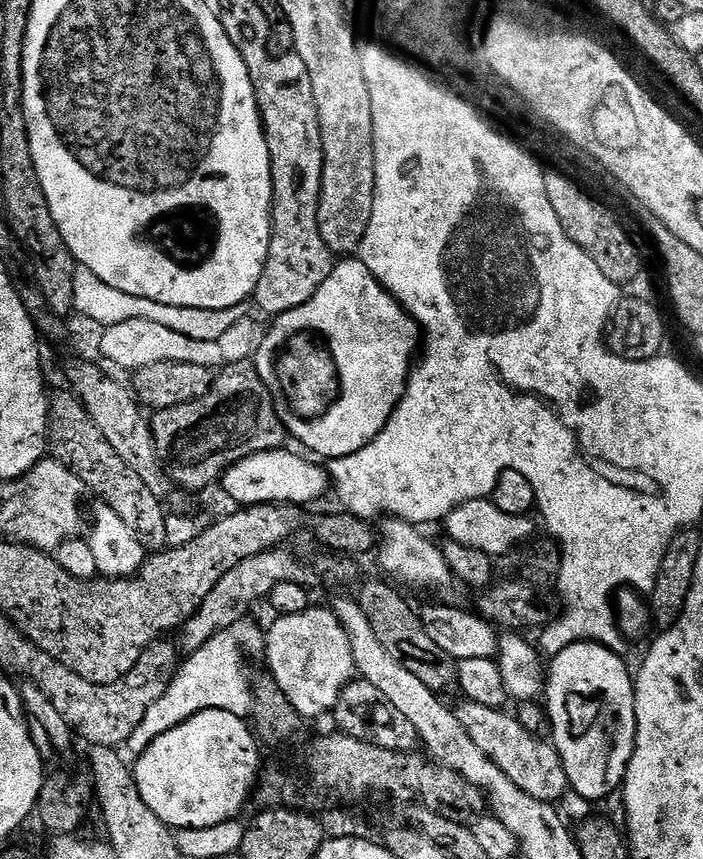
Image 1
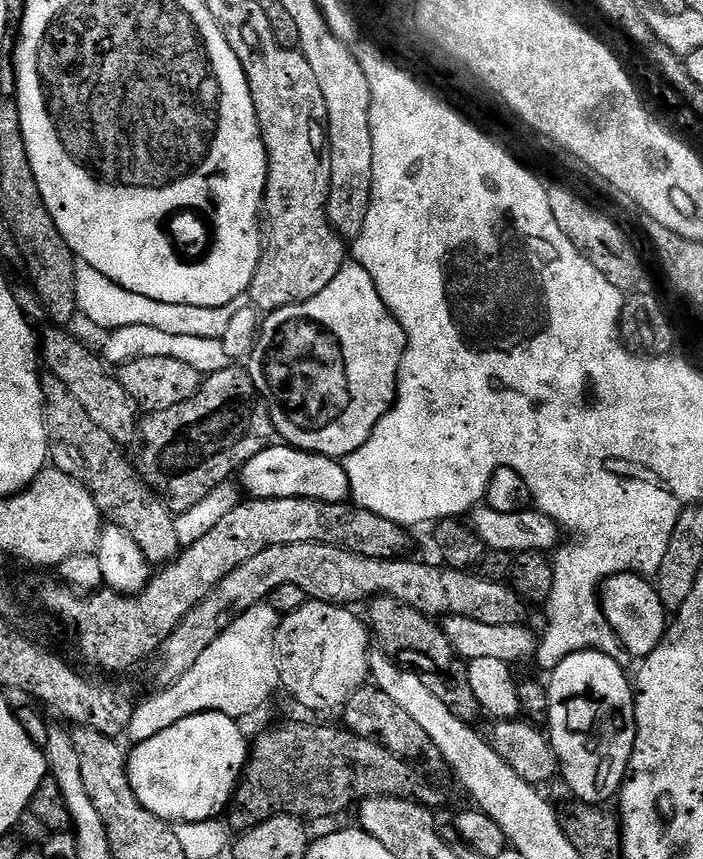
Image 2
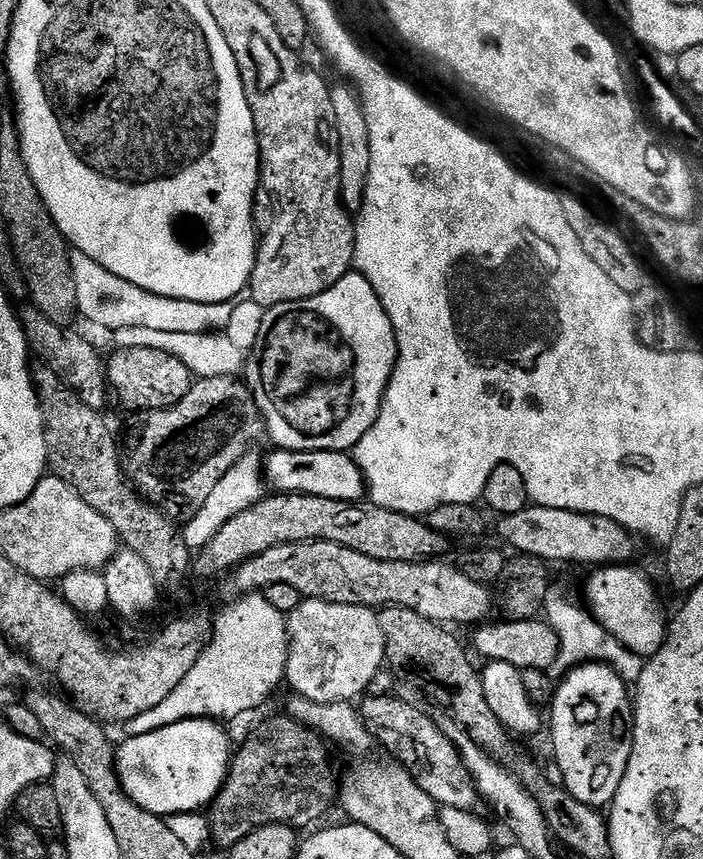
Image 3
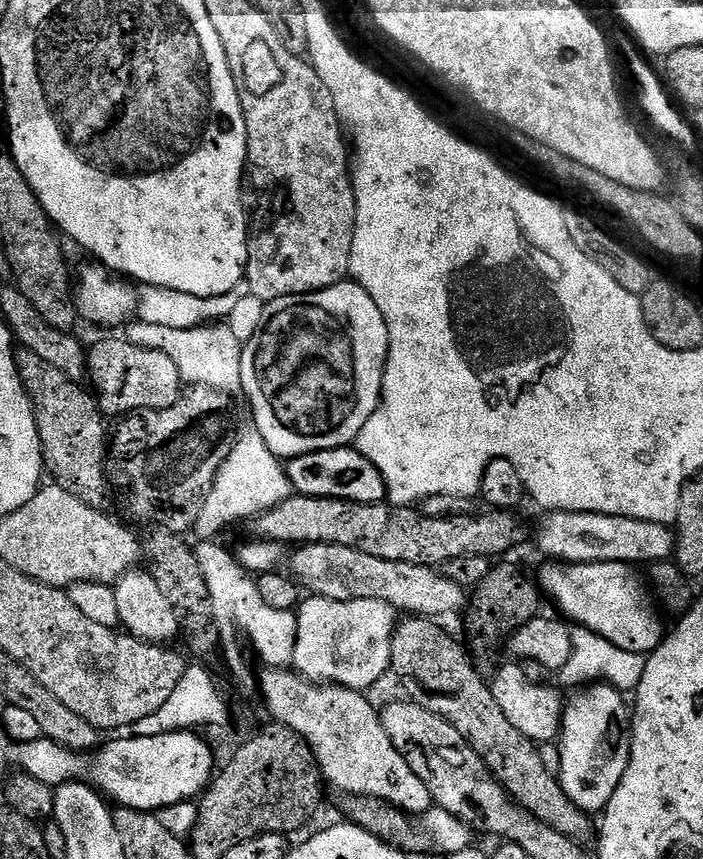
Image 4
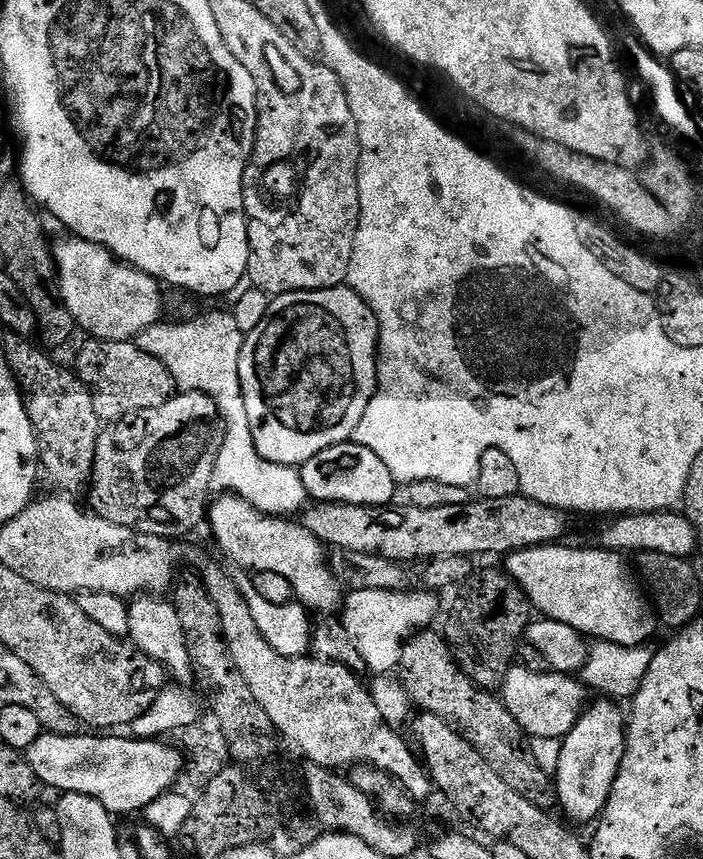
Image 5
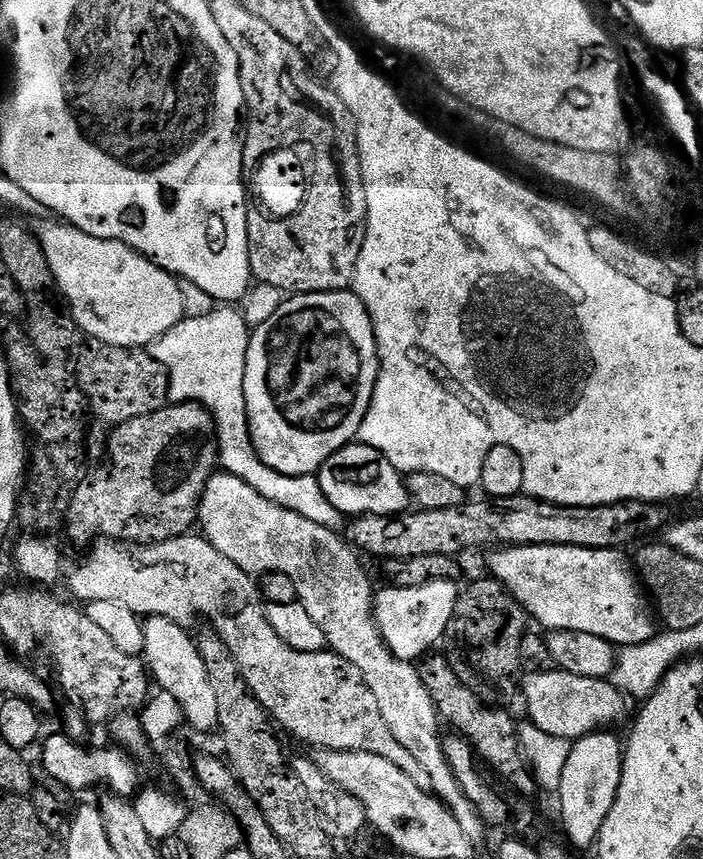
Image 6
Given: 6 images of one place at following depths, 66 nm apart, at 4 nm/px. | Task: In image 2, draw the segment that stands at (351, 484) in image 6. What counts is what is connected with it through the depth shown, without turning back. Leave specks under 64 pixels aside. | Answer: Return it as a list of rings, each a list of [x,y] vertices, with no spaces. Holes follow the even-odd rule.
[[[283,442],[273,443],[271,448],[254,454],[239,469],[238,480],[244,483],[243,491],[253,500],[270,498],[306,498],[307,500],[325,500],[339,504],[349,499],[348,475],[343,463],[330,456],[319,456],[313,452],[304,452],[301,448],[291,447]]]

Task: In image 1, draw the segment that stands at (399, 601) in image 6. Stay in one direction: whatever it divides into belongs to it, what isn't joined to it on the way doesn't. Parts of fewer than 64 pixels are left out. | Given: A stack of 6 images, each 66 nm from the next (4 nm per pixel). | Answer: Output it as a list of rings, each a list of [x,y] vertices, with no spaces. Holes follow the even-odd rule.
[[[309,606],[302,614],[276,616],[268,628],[267,671],[278,682],[282,694],[301,718],[331,713],[340,690],[356,672],[350,638],[331,607]]]

